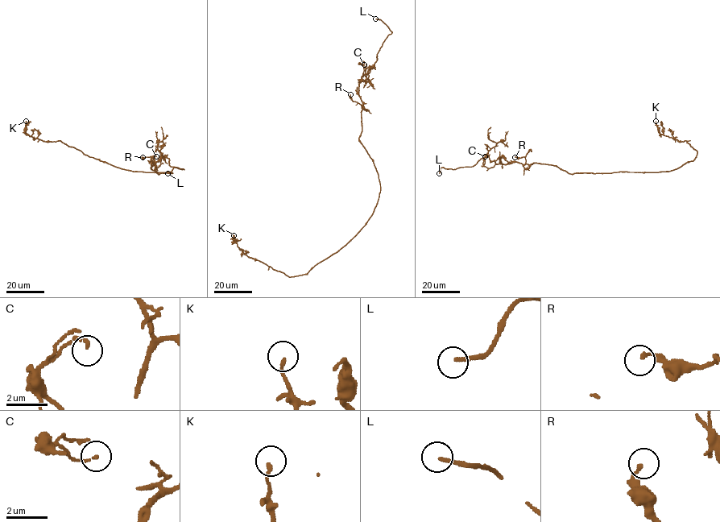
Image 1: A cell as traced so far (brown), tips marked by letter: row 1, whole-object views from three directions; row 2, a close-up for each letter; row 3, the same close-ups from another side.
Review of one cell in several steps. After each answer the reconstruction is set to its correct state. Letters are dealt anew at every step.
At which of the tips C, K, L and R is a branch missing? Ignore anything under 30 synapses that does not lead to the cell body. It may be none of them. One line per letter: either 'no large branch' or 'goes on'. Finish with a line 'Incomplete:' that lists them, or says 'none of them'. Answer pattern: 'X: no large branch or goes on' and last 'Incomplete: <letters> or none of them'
C: no large branch
K: no large branch
L: goes on
R: no large branch
Incomplete: L

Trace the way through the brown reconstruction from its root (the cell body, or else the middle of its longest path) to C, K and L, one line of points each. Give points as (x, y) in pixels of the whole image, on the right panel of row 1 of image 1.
C: (616, 172), (569, 174), (552, 164), (516, 162), (496, 163), (487, 167), (484, 165), (485, 156)
K: (616, 172), (669, 171), (695, 158), (697, 151), (685, 141), (679, 142), (661, 134), (655, 121)
L: (616, 172), (569, 174), (552, 164), (496, 163), (486, 155), (473, 166), (441, 167), (439, 173)

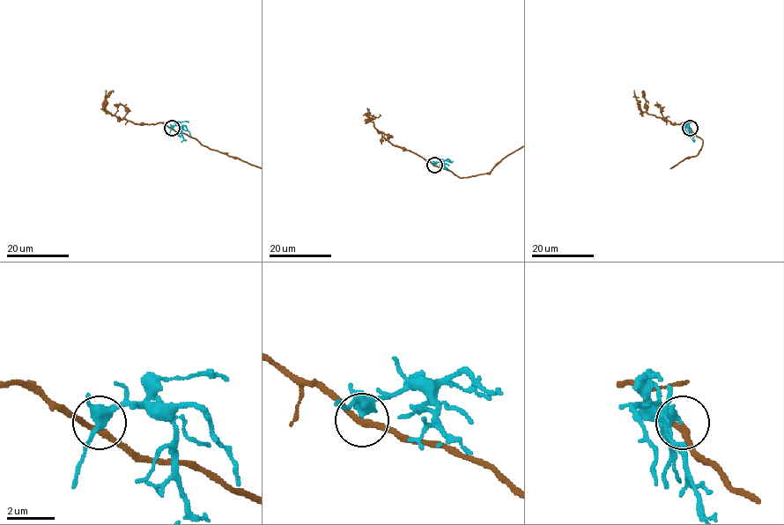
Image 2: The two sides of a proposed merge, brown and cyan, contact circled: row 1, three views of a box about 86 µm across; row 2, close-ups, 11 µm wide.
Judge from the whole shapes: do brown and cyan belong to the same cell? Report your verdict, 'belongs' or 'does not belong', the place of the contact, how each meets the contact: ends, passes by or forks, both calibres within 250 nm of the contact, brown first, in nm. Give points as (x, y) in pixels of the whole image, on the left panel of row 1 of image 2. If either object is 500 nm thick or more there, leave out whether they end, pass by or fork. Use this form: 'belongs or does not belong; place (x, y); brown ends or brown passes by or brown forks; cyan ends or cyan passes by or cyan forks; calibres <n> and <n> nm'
does not belong; place (172, 128); brown passes by; cyan forks; calibres 240 and 280 nm

